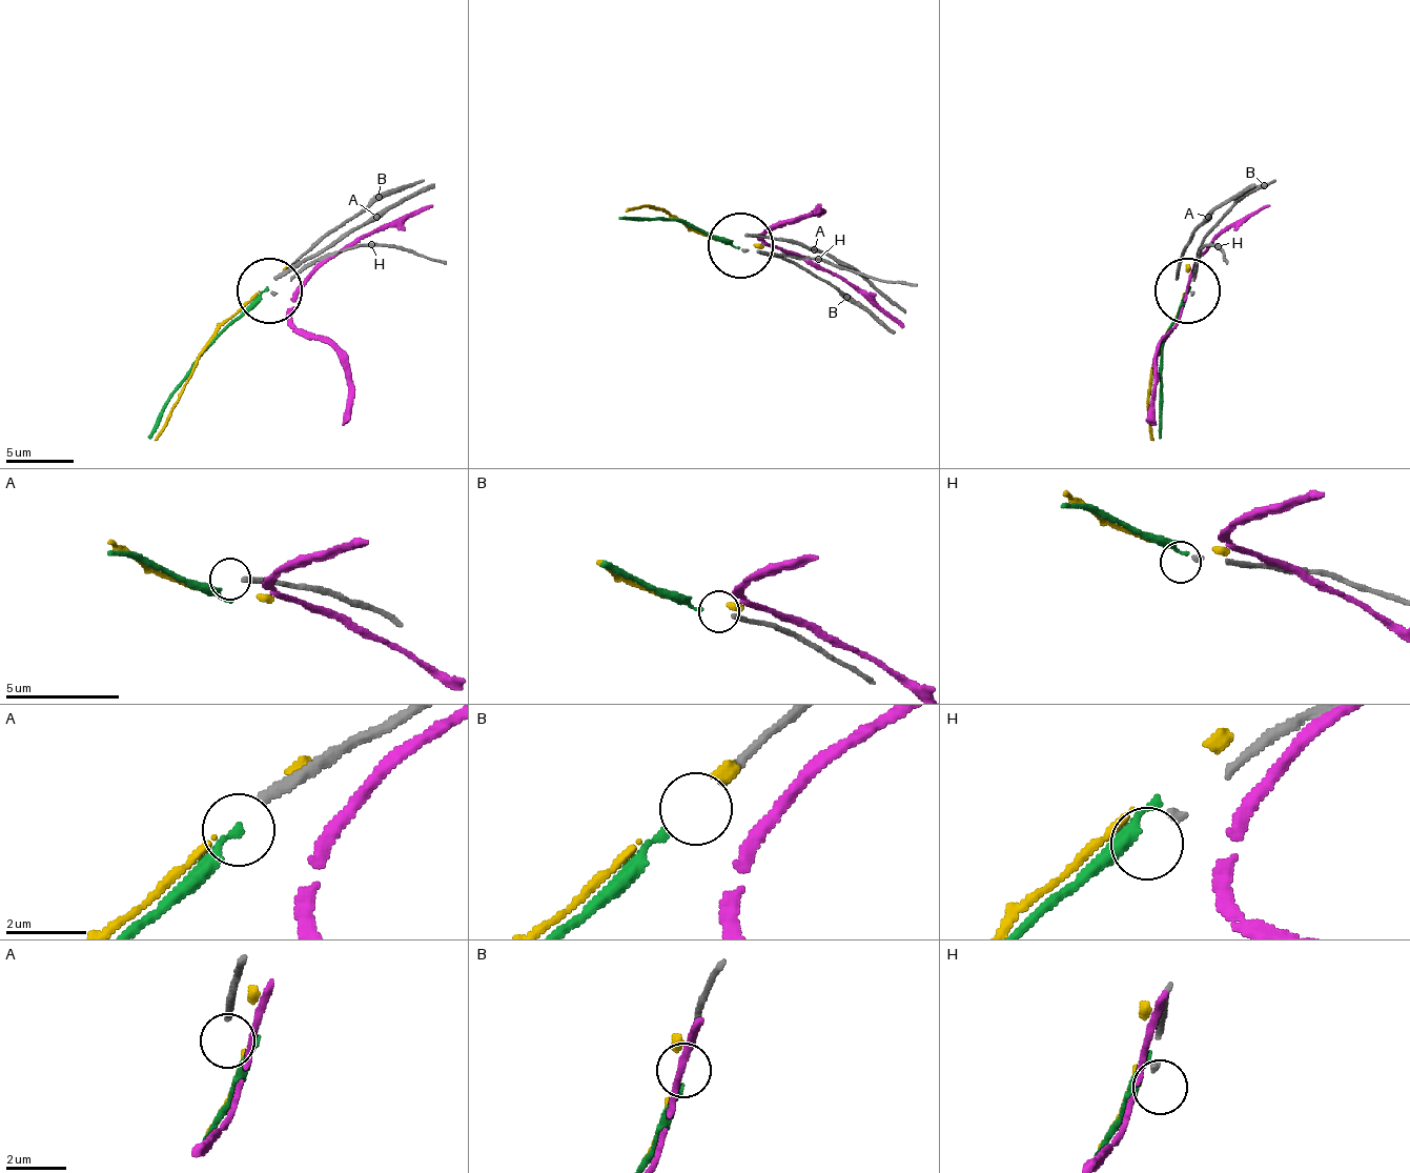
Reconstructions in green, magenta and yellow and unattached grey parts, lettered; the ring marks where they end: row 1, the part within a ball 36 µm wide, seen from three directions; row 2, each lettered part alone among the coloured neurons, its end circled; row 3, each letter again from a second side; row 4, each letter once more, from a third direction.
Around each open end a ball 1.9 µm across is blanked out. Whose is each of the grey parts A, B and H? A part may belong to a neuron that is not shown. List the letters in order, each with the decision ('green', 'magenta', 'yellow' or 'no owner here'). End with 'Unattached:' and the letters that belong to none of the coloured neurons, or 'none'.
A: no owner here
B: green
H: no owner here
Unattached: A, H

